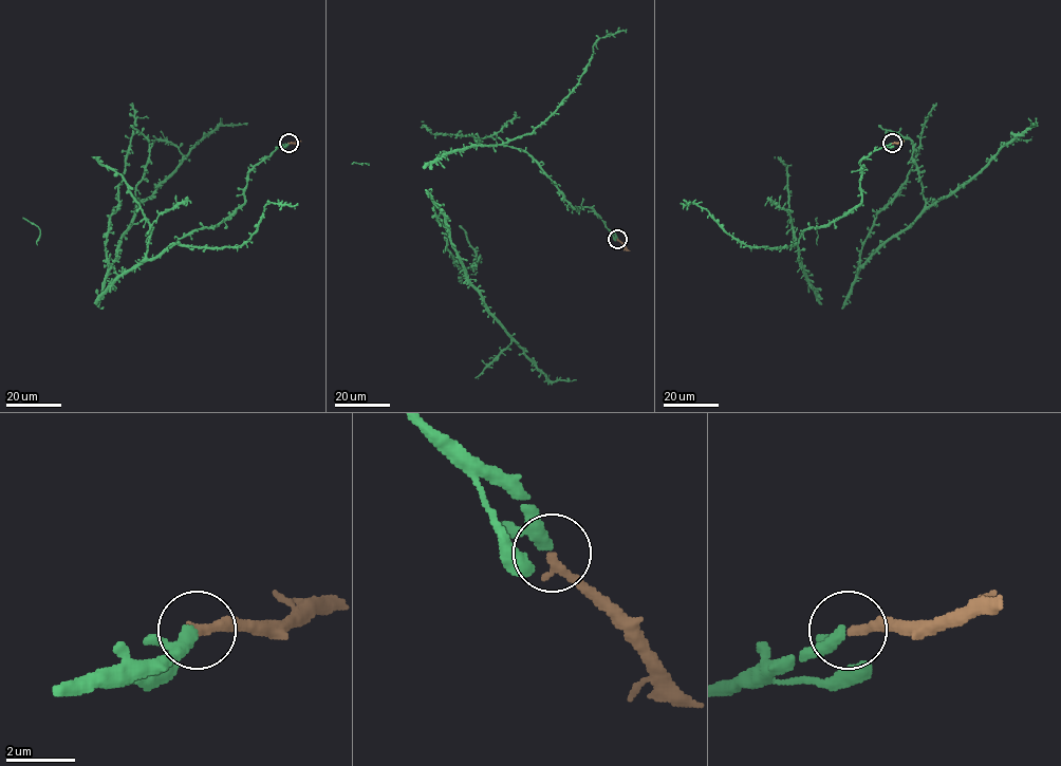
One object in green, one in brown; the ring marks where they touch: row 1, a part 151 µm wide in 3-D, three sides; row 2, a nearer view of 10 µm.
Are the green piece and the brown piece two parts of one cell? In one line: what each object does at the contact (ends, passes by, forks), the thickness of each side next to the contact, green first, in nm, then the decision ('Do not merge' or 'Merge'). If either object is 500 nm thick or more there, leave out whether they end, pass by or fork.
At the ring green passes by. At the ring brown ends. Thickness 260 nm (green) against 280 nm. Merge

